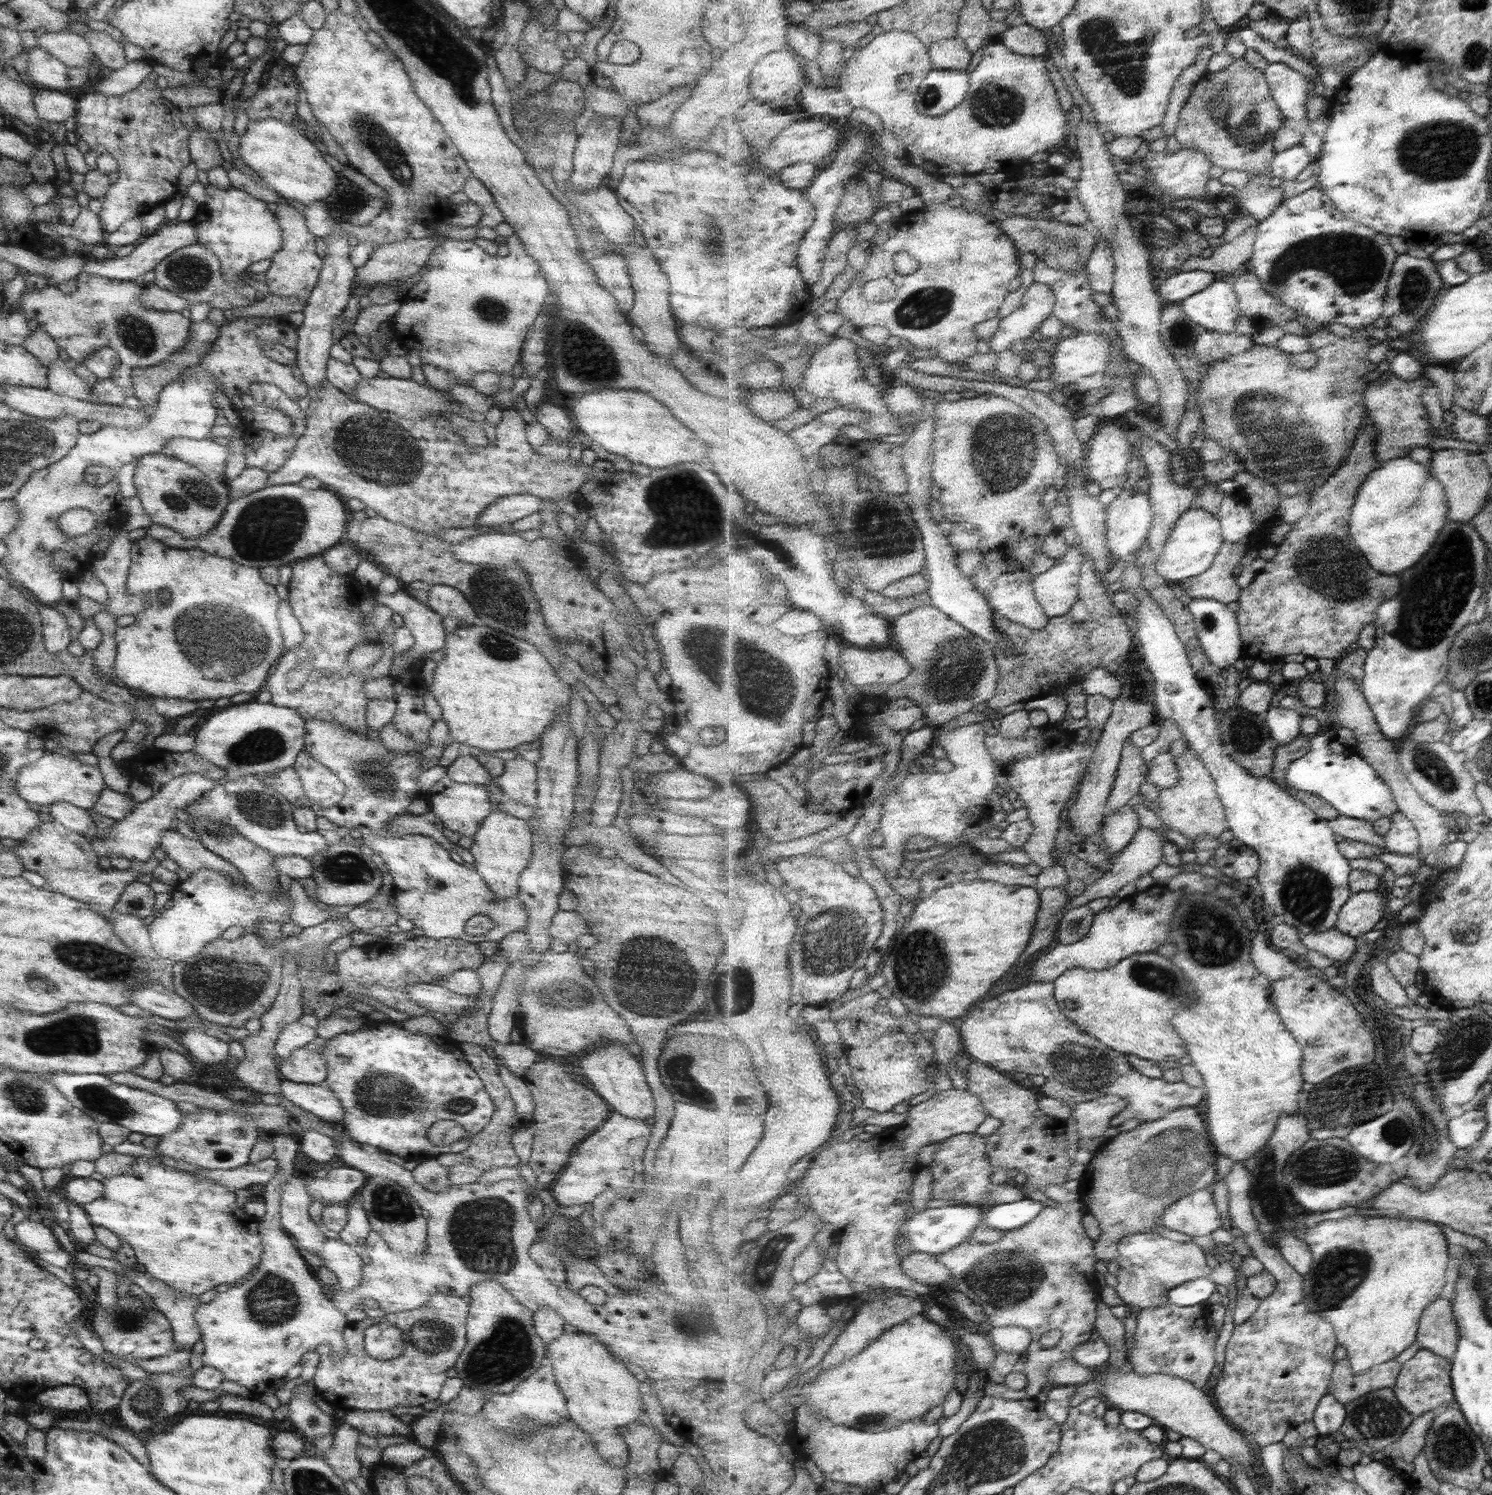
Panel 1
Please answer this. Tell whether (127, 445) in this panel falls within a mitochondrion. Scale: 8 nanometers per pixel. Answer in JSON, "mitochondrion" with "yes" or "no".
{"mitochondrion":"no"}

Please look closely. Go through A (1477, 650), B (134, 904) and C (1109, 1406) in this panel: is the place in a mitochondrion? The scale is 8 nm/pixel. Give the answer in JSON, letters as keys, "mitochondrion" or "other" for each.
{"A":"mitochondrion","B":"mitochondrion","C":"other"}

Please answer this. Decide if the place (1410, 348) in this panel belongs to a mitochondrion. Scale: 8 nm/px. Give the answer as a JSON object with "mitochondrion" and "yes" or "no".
{"mitochondrion":"no"}

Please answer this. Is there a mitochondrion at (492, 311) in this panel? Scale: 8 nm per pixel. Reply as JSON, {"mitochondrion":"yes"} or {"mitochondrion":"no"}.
{"mitochondrion":"yes"}

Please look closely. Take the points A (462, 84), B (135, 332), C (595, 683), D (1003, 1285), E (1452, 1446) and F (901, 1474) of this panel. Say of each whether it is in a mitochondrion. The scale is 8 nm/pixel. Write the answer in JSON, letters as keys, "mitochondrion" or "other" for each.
{"A":"mitochondrion","B":"mitochondrion","C":"other","D":"mitochondrion","E":"mitochondrion","F":"other"}

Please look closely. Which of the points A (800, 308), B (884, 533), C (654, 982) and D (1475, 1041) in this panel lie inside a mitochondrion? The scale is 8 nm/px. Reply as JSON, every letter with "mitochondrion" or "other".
{"A":"other","B":"mitochondrion","C":"mitochondrion","D":"mitochondrion"}

